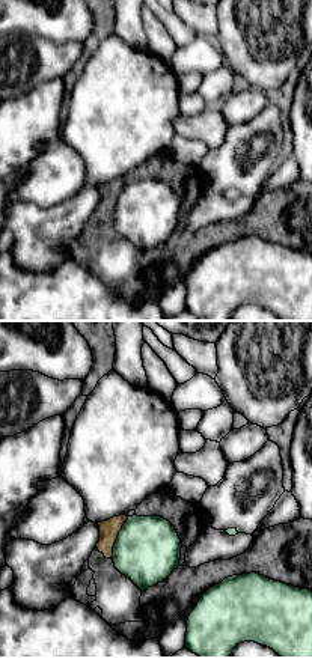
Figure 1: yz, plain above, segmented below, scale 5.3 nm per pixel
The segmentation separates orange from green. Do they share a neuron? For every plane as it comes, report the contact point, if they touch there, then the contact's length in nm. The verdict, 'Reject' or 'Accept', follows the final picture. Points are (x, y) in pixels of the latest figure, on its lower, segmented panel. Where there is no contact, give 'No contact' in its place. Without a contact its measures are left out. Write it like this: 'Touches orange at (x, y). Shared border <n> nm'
Touches orange at (116, 538). Shared border 240 nm

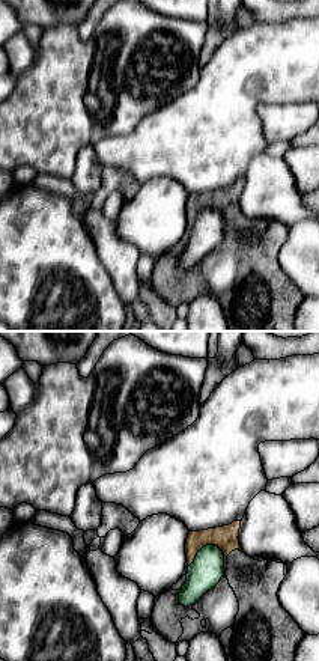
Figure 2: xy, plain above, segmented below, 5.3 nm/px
Touches orange at (203, 545). Shared border 220 nm

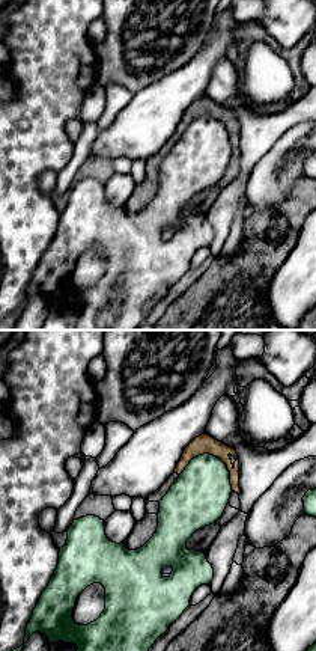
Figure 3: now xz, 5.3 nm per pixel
Touches orange at (214, 455). Shared border 300 nm

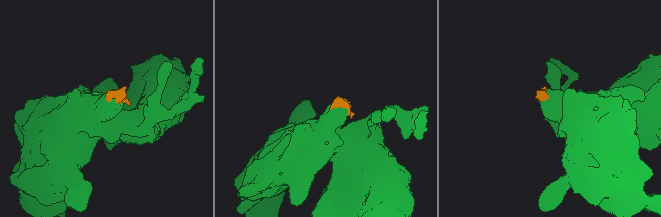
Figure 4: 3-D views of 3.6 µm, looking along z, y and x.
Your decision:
Reject

